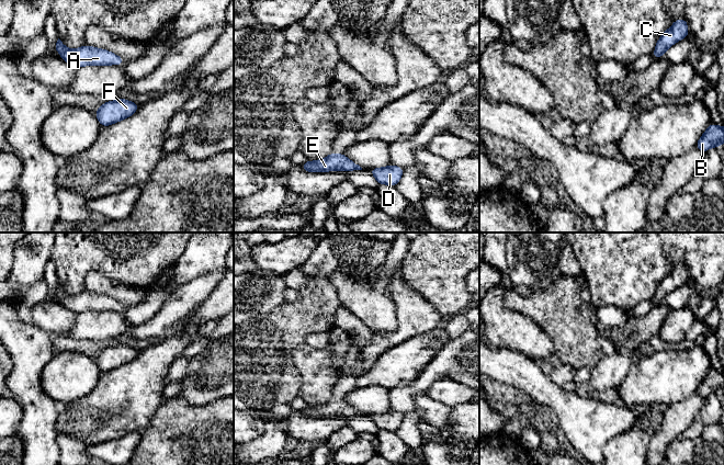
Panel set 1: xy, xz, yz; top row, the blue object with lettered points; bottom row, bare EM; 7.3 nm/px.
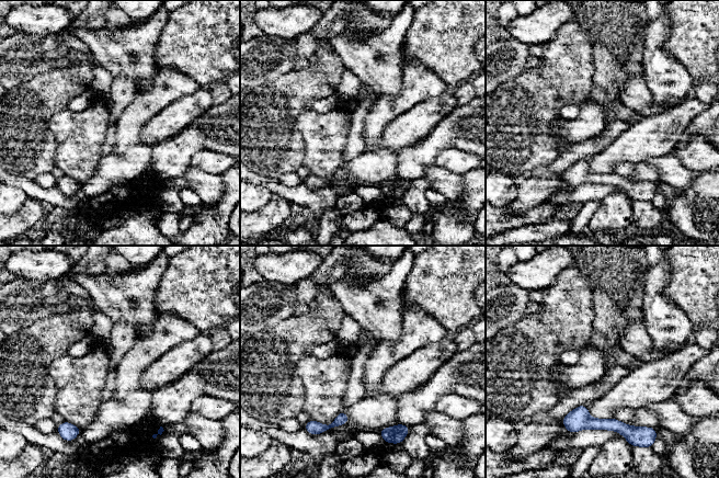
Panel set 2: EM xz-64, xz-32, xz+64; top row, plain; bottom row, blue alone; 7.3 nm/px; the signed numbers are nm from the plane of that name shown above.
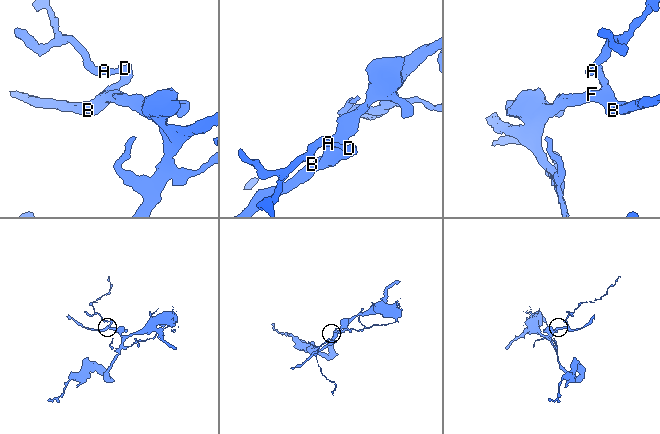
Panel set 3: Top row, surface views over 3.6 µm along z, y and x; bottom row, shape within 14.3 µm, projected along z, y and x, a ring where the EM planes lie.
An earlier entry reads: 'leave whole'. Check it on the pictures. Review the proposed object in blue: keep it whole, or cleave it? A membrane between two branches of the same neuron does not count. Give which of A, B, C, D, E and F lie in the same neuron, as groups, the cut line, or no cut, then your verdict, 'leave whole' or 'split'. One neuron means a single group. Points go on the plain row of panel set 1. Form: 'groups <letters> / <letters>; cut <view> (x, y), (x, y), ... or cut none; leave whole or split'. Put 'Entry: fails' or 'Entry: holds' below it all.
groups A B C D E F; cut none; leave whole
Entry: holds

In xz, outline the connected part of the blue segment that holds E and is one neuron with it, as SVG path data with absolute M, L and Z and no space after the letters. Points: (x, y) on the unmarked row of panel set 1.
M332 398L324 405L316 407L307 406L301 413L307 418L328 418L332 416L351 418L353 416L362 416L359 410L348 405L344 399L335 400Z

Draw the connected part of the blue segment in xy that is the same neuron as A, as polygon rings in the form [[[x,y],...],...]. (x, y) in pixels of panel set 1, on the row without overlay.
[[[58,284],[56,296],[60,303],[75,314],[80,314],[89,310],[109,311],[123,310],[124,304],[101,294],[95,294],[89,291],[83,291],[77,295],[68,295]]]

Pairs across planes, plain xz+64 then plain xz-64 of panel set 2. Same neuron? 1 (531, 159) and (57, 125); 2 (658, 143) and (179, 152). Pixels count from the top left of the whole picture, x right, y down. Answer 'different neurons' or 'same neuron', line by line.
1: different neurons
2: different neurons

